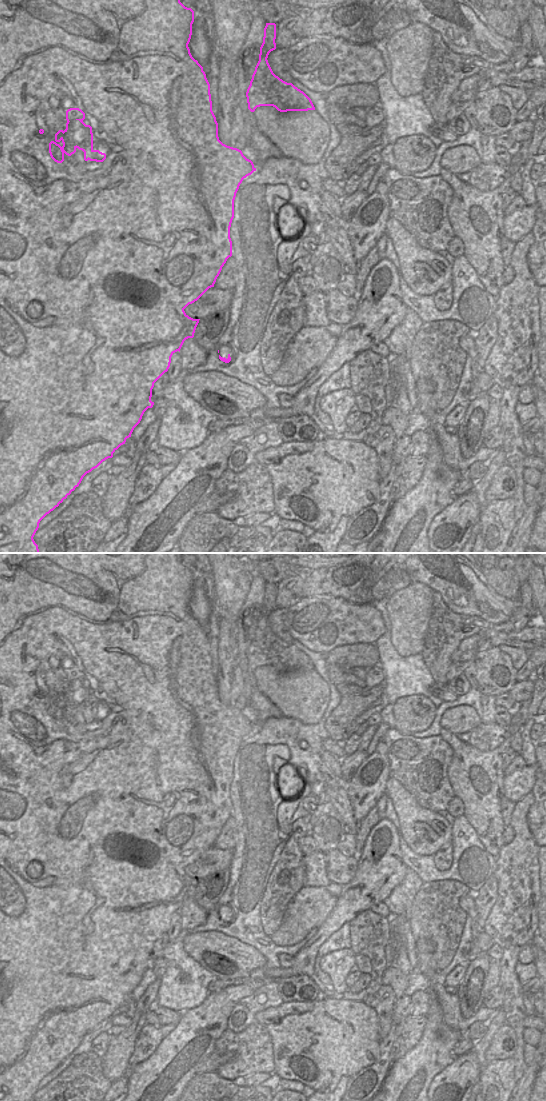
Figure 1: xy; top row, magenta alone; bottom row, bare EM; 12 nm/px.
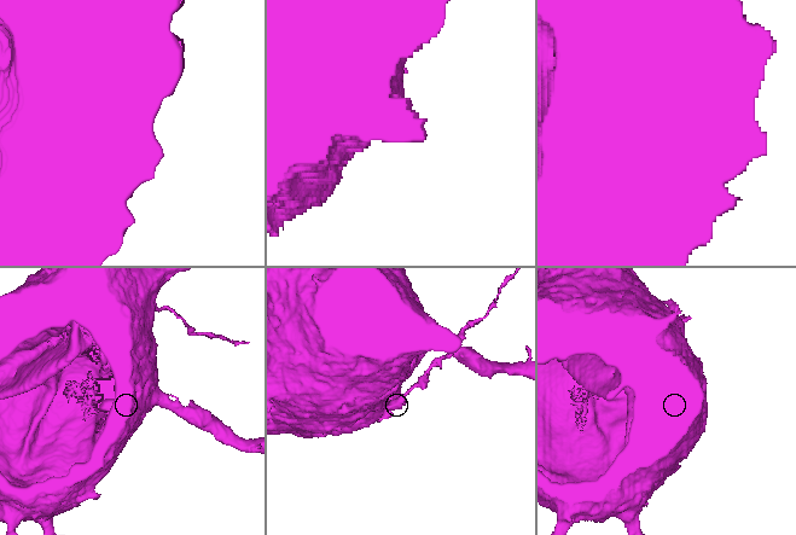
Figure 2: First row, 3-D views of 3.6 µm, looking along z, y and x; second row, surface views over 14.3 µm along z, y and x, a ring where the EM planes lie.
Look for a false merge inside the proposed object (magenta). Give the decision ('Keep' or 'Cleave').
Cleave

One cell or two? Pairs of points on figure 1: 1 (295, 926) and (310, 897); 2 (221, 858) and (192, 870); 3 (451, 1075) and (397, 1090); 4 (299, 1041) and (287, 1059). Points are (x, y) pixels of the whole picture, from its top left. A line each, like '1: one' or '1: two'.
1: one
2: one
3: two
4: one

